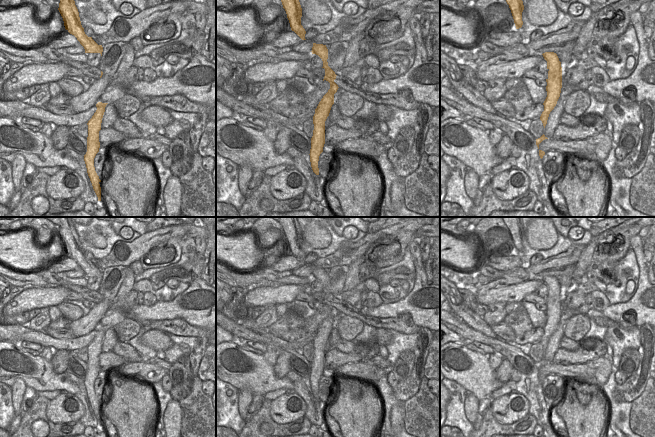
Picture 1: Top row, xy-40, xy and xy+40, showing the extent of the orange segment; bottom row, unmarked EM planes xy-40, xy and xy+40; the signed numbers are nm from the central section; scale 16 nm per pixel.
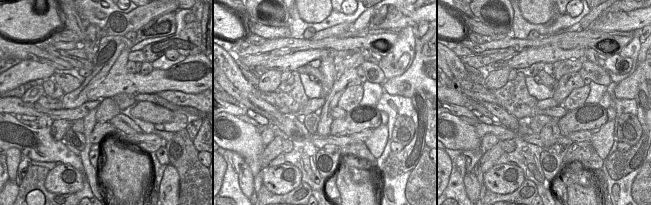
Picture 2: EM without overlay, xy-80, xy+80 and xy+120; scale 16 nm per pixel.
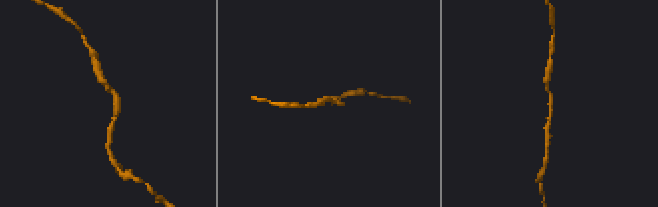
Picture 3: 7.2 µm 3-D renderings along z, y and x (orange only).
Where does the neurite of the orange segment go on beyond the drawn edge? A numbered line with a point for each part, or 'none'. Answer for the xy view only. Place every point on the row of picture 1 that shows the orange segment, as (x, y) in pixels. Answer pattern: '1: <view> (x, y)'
none

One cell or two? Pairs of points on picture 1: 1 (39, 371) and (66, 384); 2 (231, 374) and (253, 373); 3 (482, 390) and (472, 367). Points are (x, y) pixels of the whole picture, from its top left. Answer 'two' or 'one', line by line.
1: one
2: one
3: one

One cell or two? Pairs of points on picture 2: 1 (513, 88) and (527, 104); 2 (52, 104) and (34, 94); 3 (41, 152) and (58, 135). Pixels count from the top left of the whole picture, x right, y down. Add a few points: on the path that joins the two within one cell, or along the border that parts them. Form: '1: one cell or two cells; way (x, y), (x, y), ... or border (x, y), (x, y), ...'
1: one cell; way (515, 92), (523, 100)
2: two cells; border (42, 85), (43, 94), (36, 101)
3: two cells; border (52, 121), (51, 136), (56, 140), (63, 141)

